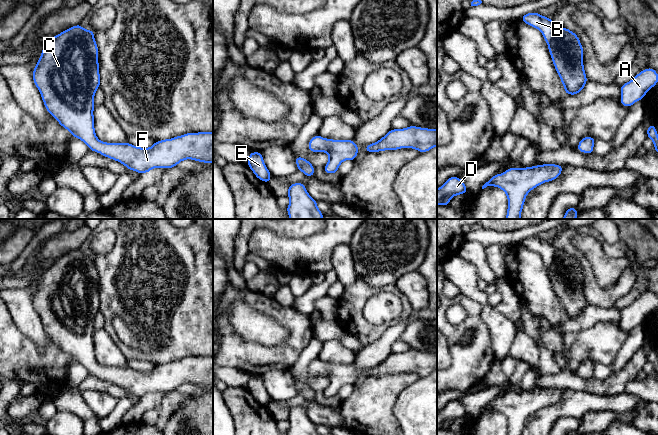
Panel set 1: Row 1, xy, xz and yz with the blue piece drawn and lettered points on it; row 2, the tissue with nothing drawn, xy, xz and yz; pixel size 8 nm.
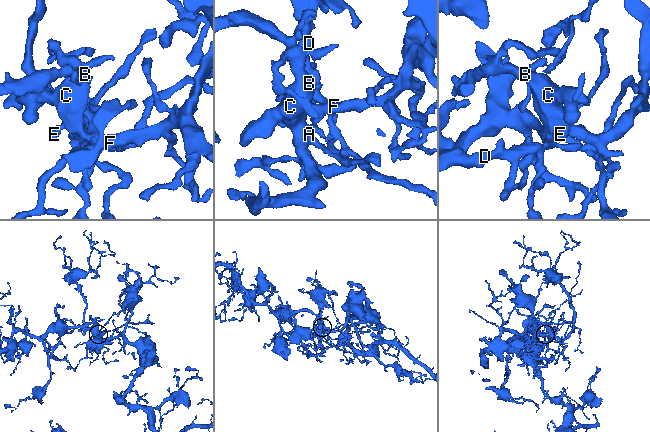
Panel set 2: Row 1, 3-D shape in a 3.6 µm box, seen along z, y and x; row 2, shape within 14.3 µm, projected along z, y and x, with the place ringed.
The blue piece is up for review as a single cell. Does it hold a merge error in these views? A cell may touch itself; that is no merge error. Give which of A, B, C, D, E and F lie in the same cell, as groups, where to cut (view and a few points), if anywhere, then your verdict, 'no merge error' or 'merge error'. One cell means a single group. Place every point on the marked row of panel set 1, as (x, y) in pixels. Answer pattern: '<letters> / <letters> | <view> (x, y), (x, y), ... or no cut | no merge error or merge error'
A B C D E F | no cut | no merge error

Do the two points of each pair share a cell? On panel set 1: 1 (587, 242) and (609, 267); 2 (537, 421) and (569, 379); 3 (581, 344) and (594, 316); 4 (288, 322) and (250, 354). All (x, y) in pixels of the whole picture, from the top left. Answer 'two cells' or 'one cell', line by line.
1: one cell
2: two cells
3: two cells
4: one cell

